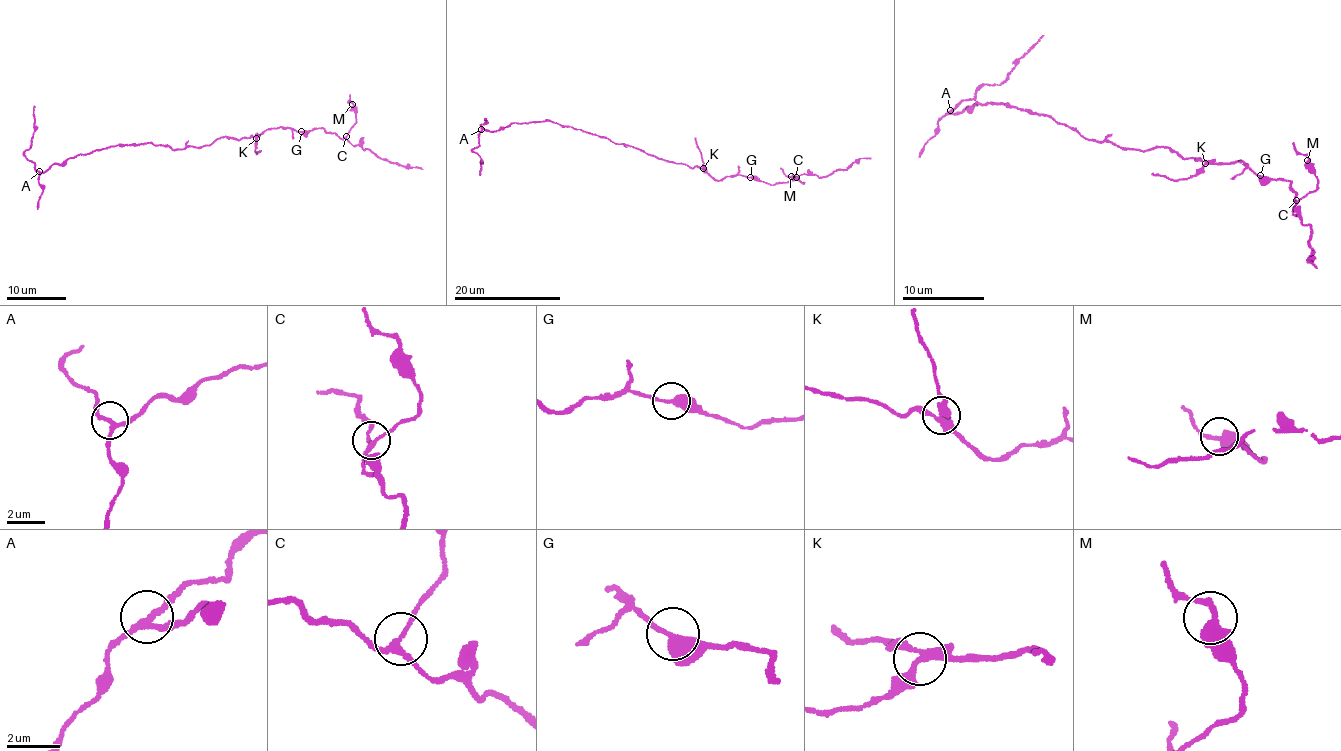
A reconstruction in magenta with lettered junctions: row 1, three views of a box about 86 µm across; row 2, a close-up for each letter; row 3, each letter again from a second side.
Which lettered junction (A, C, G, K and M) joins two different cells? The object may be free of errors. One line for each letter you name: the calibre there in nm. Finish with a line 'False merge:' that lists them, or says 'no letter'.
K: calibre 320 nm
False merge: K

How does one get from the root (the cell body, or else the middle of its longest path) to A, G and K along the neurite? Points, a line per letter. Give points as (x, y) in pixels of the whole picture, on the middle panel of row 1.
A: (636, 148), (615, 144), (603, 136), (550, 121), (510, 123), (492, 132), (481, 129)
G: (636, 148), (692, 168), (699, 166), (718, 180), (738, 175), (750, 177)
K: (636, 148), (665, 160), (703, 168)

